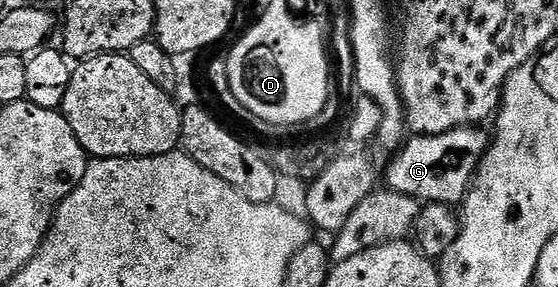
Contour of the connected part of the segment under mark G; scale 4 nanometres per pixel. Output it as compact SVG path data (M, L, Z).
M467 127L453 129L435 137L411 136L393 154L394 162L387 167L386 173L384 169L385 188L392 193L414 197L420 203L461 206L470 188L470 180L486 154L488 137L482 131L478 127Z

